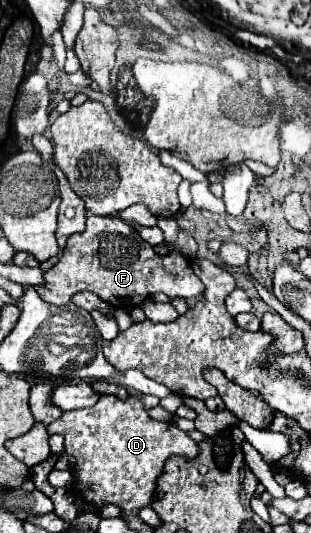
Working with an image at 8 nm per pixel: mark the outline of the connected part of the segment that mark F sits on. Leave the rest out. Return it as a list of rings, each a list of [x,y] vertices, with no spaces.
[[[95,215],[87,217],[85,231],[73,233],[67,239],[67,245],[63,247],[57,265],[51,267],[49,271],[45,271],[43,279],[45,279],[45,283],[35,285],[35,291],[51,305],[69,305],[71,297],[79,291],[91,291],[113,307],[141,305],[147,297],[151,297],[153,293],[159,293],[159,291],[165,293],[169,299],[173,299],[173,297],[183,297],[183,299],[201,297],[203,291],[205,291],[205,285],[193,273],[191,263],[185,257],[181,257],[177,253],[157,255],[153,251],[153,247],[139,237],[139,231],[133,225],[129,225],[129,223],[125,223],[117,217],[95,217]]]

